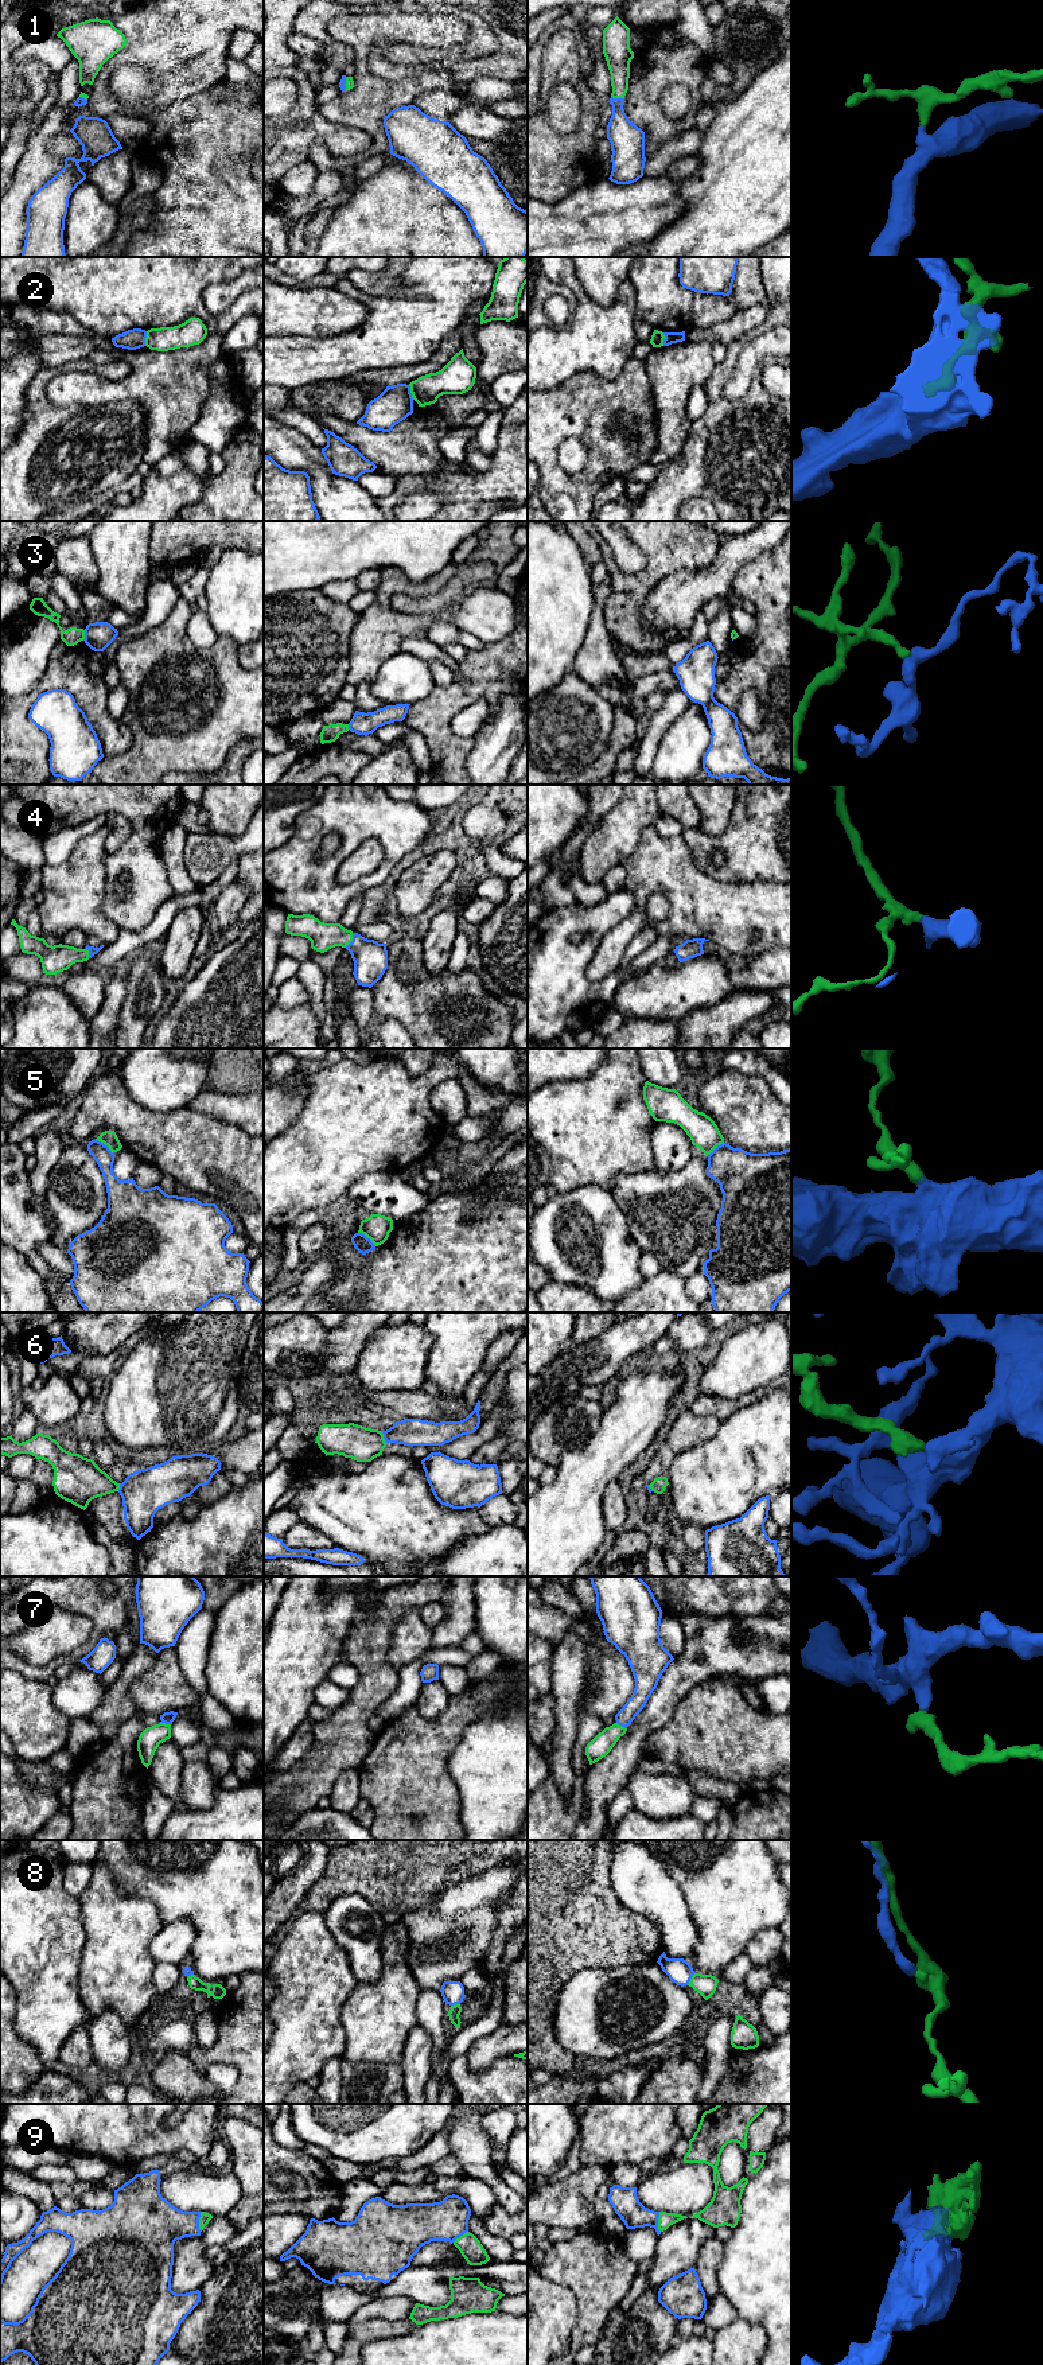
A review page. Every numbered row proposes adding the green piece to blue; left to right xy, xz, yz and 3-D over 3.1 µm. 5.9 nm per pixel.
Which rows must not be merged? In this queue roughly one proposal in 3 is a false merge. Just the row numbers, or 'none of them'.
2, 3, 5

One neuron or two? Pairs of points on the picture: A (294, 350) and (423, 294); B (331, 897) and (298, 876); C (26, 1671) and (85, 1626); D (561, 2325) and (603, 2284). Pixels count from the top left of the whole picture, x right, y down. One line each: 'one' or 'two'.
A: one
B: one
C: two
D: two

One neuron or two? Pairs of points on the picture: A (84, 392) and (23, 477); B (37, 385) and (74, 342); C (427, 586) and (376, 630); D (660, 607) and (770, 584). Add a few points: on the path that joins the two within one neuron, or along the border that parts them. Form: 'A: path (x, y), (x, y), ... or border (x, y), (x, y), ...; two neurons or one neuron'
A: border (46, 389), (46, 397), (54, 405), (106, 404); two neurons
B: border (84, 358), (43, 368); two neurons
C: path (408, 587), (396, 587), (382, 601), (381, 611); one neuron
D: border (748, 563), (736, 574), (731, 590); two neurons

